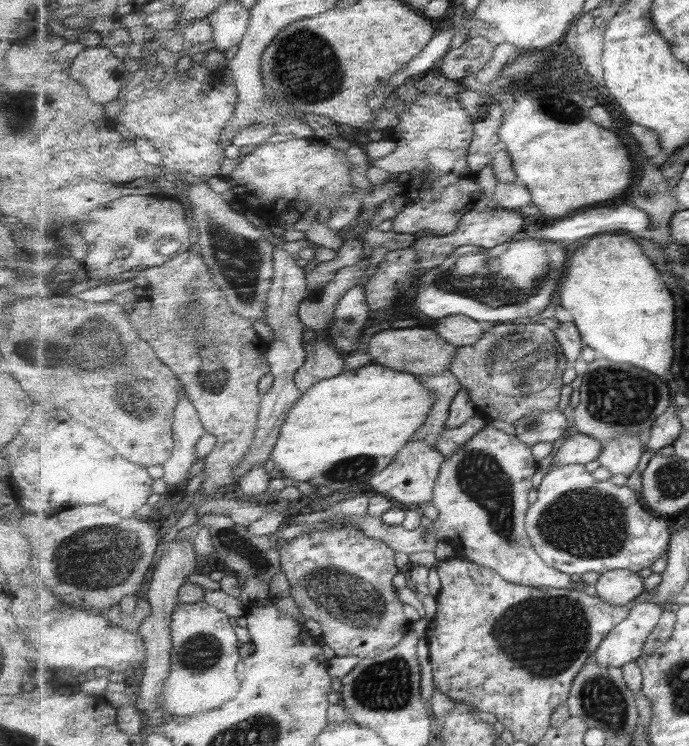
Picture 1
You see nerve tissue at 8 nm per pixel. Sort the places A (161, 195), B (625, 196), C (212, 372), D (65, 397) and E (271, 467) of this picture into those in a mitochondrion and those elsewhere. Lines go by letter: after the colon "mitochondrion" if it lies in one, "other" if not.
A: other
B: other
C: mitochondrion
D: other
E: other

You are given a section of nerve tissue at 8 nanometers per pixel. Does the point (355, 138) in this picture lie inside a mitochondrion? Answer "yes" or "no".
no

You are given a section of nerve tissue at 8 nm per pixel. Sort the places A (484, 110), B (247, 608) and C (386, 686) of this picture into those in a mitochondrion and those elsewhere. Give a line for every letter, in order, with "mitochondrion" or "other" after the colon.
A: mitochondrion
B: other
C: mitochondrion

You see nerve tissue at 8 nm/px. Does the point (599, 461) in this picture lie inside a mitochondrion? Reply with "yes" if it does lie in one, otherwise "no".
no

